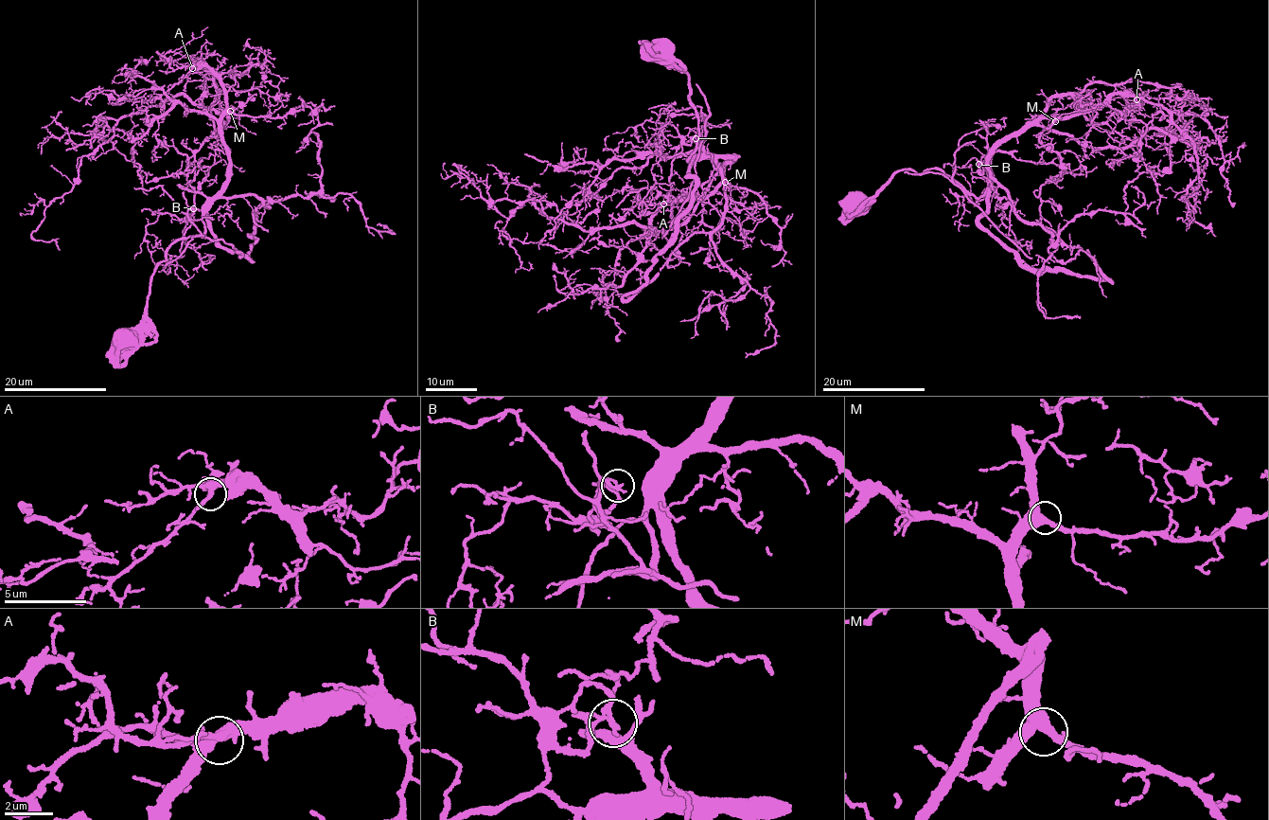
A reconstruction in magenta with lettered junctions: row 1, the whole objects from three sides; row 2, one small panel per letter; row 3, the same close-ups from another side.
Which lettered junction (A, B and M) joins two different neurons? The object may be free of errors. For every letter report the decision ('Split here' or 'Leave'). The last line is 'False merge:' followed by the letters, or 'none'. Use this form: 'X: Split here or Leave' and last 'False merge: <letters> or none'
A: Leave
B: Split here
M: Leave
False merge: B

